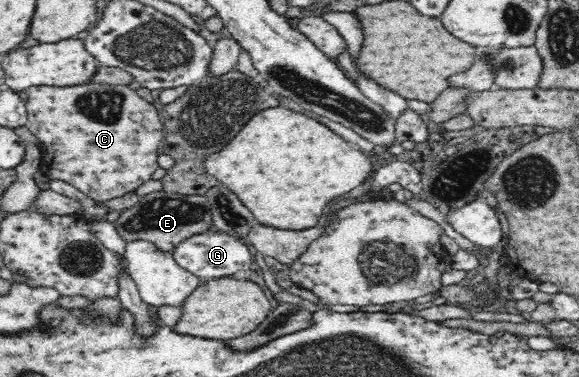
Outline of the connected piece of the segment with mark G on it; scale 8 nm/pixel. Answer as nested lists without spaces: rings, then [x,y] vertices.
[[[210,230],[179,243],[173,254],[178,265],[192,272],[201,281],[228,277],[231,273],[245,272],[255,266],[254,257],[248,252],[248,246],[241,244],[233,235],[213,233]]]

